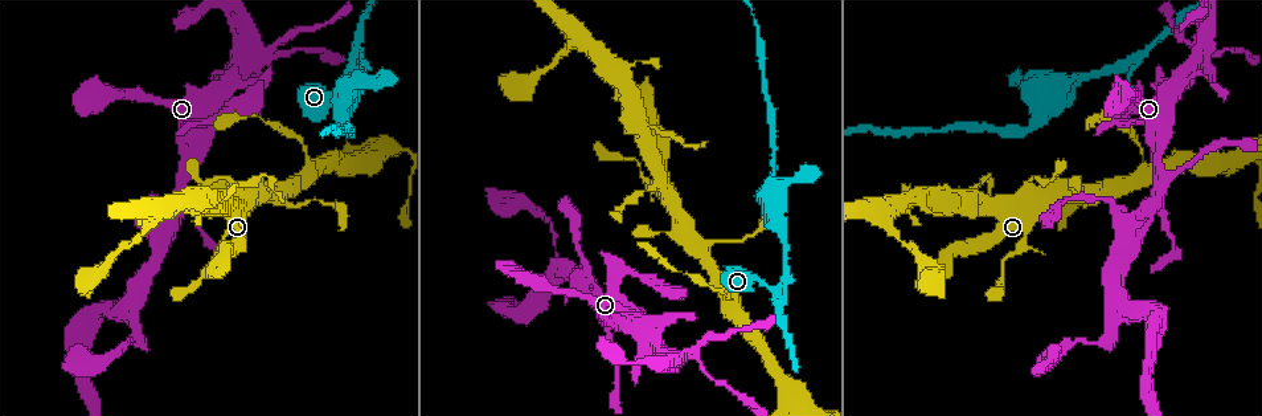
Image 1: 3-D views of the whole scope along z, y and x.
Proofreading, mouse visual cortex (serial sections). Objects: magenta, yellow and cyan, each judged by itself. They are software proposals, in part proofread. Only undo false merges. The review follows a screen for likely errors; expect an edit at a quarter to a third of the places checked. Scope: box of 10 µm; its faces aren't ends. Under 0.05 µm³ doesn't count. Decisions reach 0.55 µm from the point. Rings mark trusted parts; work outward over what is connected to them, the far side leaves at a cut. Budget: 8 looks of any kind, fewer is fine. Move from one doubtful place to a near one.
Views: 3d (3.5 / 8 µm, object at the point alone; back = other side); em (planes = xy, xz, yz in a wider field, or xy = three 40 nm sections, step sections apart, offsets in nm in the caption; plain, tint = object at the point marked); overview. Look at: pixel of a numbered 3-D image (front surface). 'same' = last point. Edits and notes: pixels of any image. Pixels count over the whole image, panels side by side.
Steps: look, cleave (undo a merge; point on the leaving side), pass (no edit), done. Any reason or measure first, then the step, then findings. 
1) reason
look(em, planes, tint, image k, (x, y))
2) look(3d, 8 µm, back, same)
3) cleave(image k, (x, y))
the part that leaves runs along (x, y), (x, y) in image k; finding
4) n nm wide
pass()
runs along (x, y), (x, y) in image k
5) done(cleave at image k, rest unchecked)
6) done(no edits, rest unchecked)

a narrow waist
look(3d, 3.5 µm, image 1, (301, 140))

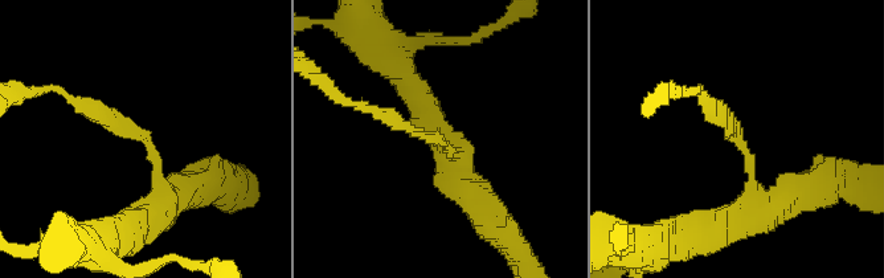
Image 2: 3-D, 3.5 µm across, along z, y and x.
arms of 200, 300 nm
look(em, xy, step 5, tint, image 2, (738, 137))

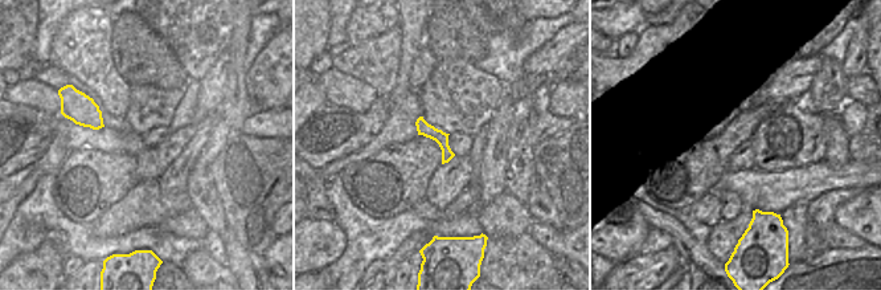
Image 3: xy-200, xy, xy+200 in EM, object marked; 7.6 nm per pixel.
pass()
runs along (158, 211), (150, 142), (77, 101) in image 2; one cell here

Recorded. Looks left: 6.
thick turns thin
look(3d, 3.5 µm, image 1, (277, 57))

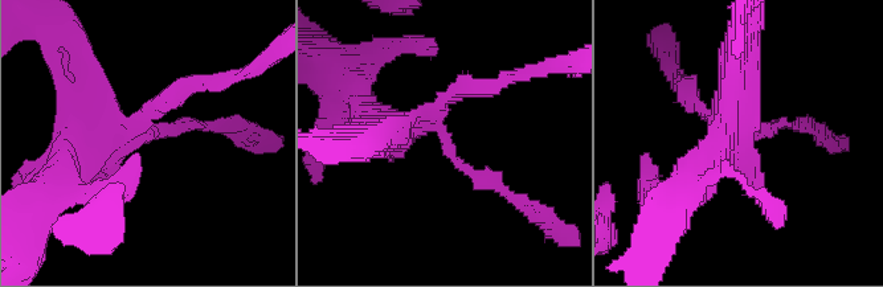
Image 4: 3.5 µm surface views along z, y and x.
shape alone is not enough
look(em, xy, step 2, tint, image 4, (147, 134))

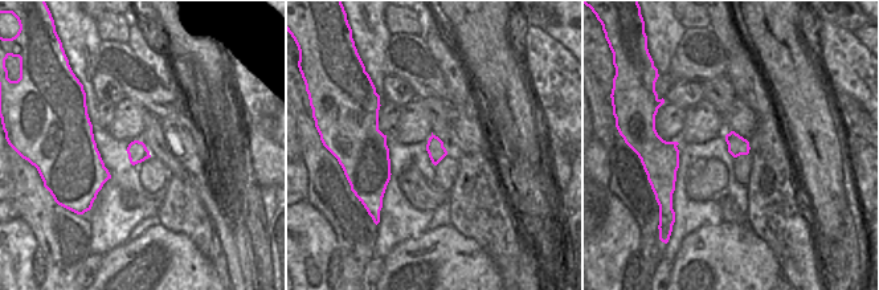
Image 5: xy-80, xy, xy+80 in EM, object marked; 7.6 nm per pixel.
pass()
runs along (372, 121), (433, 123), (453, 158), (514, 197) in image 4; all the same cell

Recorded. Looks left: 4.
sharp bend
look(3d, 3.5 µm, image 1, (207, 121))

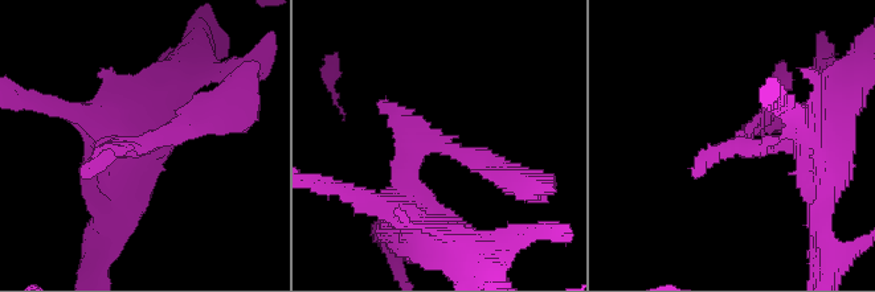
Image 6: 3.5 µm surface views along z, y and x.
look(em, planes, tint, image 6, (734, 143))

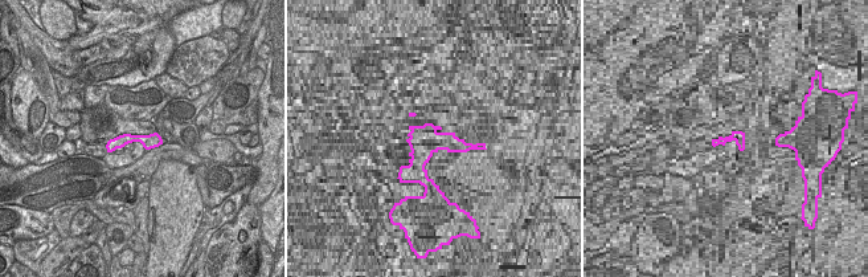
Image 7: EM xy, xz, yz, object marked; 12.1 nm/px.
pass()
one cell here

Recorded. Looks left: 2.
done(no edits, rest unchecked)

